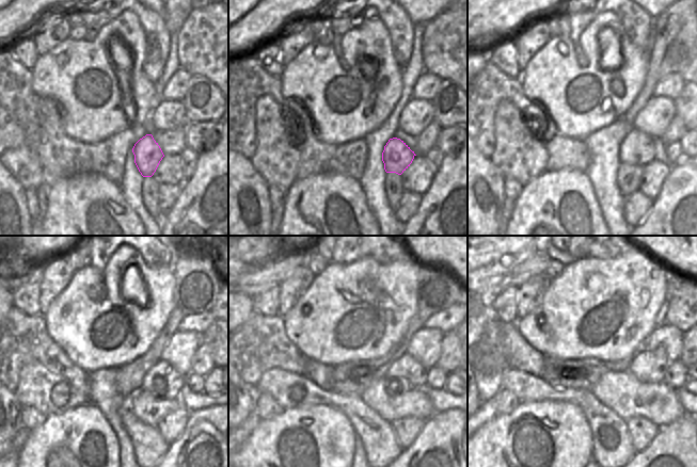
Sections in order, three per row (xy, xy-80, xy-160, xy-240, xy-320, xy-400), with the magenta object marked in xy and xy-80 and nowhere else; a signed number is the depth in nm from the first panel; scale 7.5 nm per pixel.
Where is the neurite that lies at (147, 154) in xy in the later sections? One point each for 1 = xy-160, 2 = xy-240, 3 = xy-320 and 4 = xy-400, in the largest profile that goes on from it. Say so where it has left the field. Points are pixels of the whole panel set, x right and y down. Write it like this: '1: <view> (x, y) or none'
1: xy-160 (637, 148)
2: xy-240 (162, 381)
3: xy-320 (410, 373)
4: xy-400 (650, 366)

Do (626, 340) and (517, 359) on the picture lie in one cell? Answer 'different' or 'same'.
different

